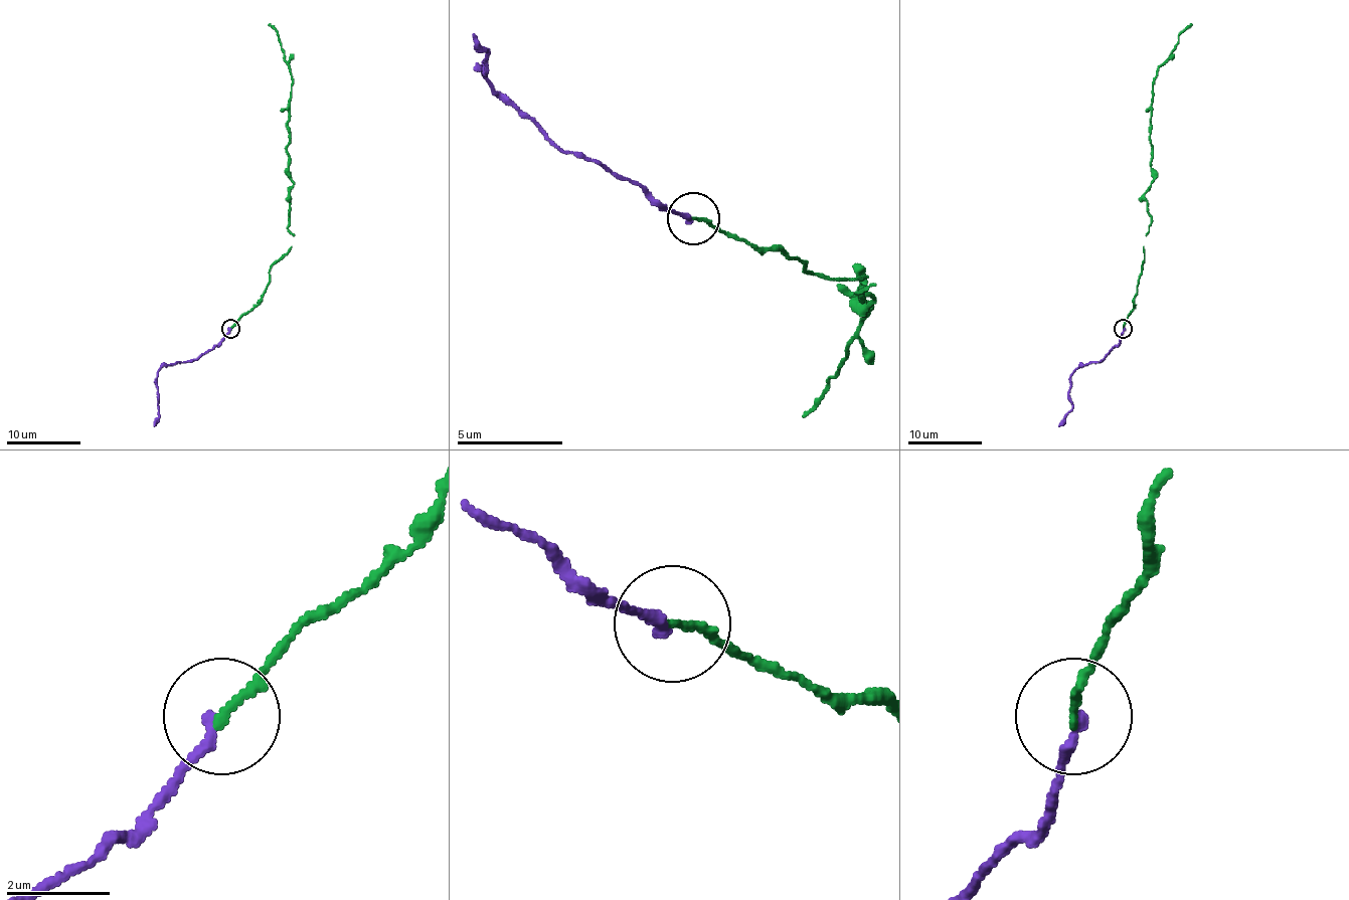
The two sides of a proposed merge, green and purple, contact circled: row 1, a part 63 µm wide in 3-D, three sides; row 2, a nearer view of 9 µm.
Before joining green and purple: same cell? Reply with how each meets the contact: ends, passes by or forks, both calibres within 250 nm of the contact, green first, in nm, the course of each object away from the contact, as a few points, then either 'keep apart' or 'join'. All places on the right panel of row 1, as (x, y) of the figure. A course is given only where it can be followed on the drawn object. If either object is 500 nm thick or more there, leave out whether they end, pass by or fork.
green ends; purple ends; calibres 160 and 200 nm; course green (1124, 329), (1142, 270), (1151, 214), (1144, 192), (1153, 180), (1149, 121), (1157, 69), (1191, 23); course purple (1124, 329), (1120, 342), (1100, 362), (1082, 364), (1070, 377), (1068, 389), (1071, 409), (1059, 426); join

